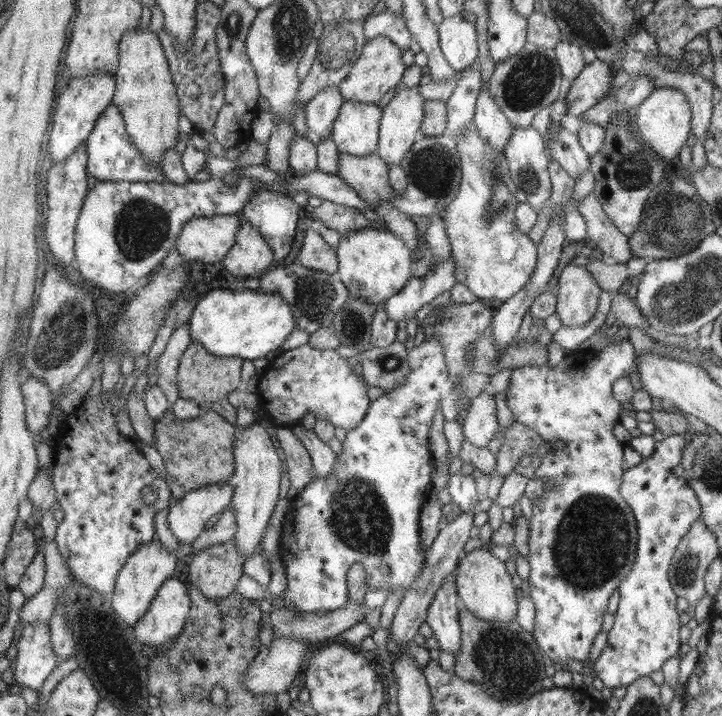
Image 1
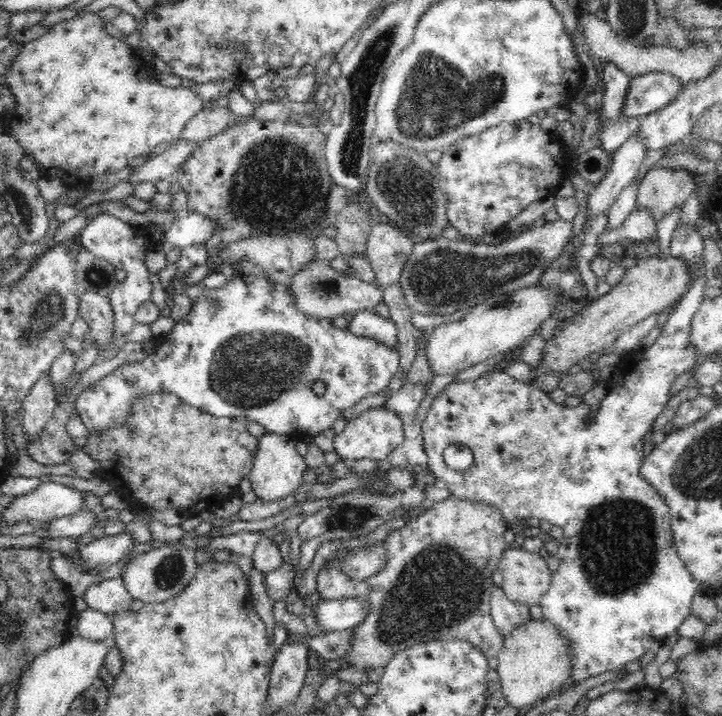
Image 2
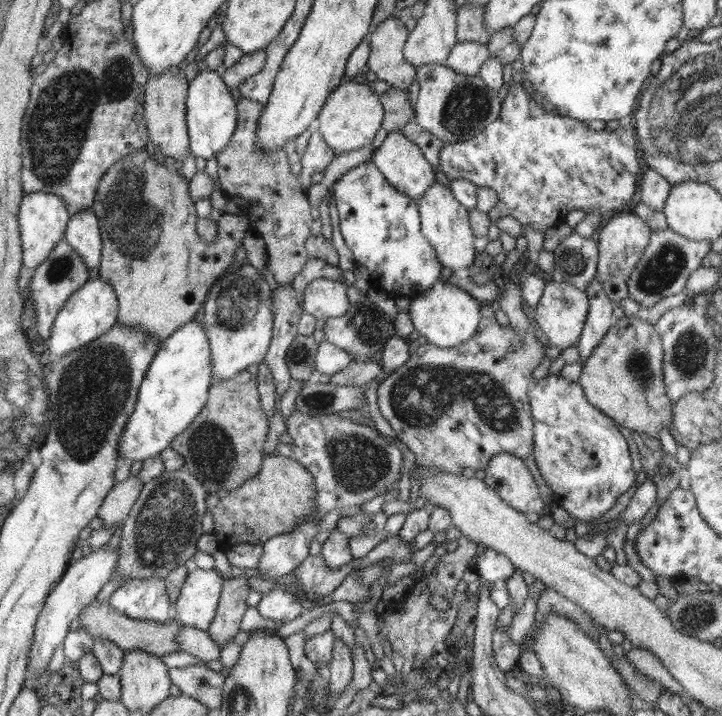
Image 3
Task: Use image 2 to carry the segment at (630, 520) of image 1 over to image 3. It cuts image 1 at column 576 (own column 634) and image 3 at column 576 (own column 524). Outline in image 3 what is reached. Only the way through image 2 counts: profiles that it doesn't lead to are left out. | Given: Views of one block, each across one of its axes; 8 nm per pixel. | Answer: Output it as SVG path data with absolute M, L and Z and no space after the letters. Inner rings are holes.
M548 373L540 380L535 380L528 392L528 396L532 416L534 459L544 480L552 489L556 505L561 506L564 510L568 511L568 513L570 513L570 515L572 515L578 522L588 522L602 517L612 509L614 504L616 504L616 500L618 500L626 490L630 490L630 487L634 484L637 477L637 472L635 472L632 467L632 458L630 457L629 447L624 436L618 431L614 421L586 401L582 386L580 386L579 383L569 382L560 375L556 376Z

